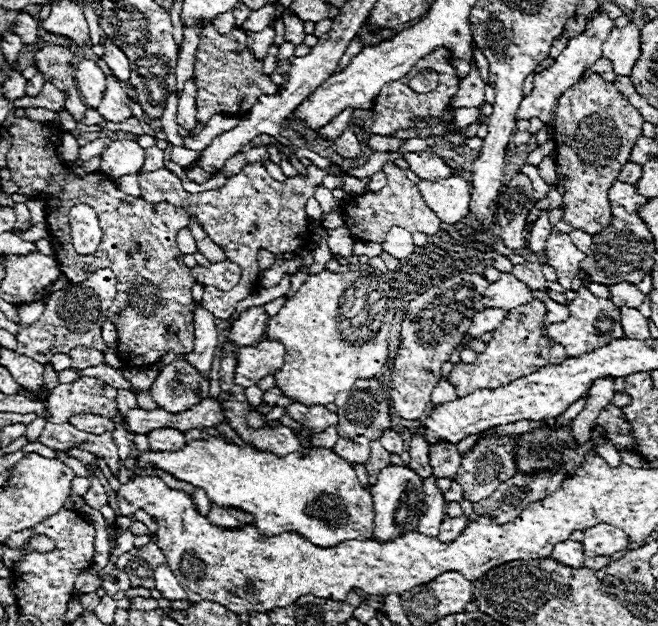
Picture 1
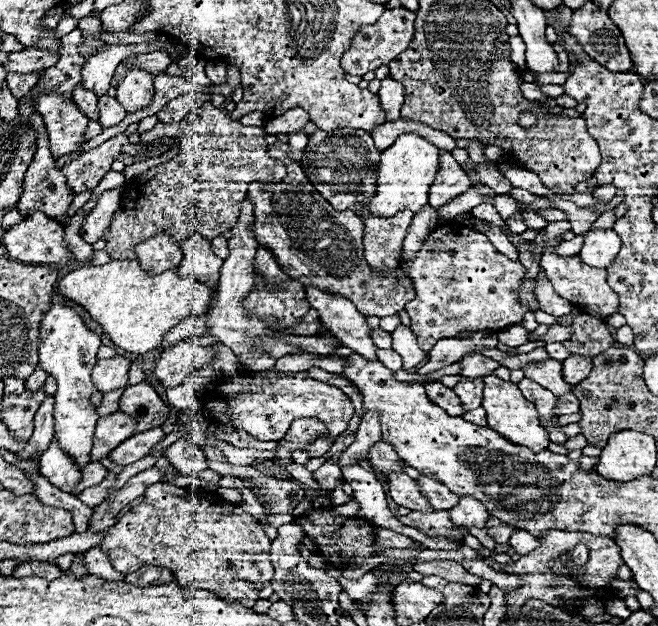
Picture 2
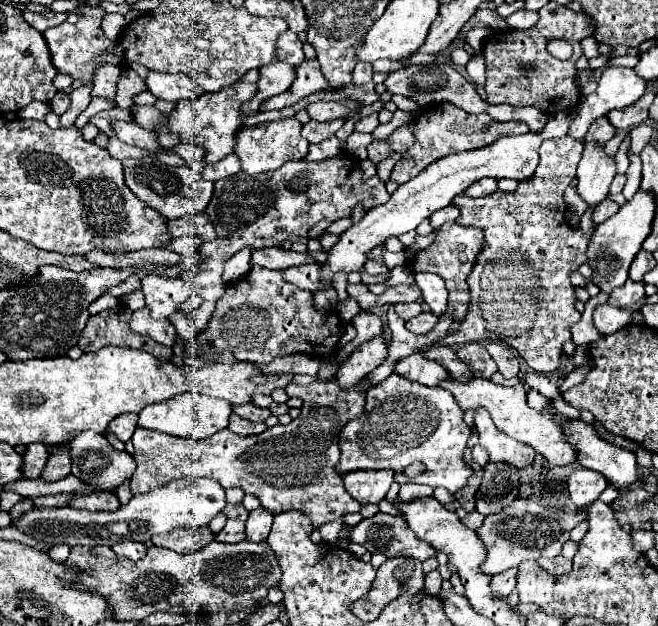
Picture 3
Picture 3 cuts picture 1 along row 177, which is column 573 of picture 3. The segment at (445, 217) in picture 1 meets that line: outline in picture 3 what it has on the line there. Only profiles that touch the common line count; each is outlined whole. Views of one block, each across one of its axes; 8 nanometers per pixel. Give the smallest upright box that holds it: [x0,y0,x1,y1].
[440,376,576,466]

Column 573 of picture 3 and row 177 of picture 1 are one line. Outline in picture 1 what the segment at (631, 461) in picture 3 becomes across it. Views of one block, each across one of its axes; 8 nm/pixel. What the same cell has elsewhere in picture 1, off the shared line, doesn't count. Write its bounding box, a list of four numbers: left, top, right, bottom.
[404,152,452,178]

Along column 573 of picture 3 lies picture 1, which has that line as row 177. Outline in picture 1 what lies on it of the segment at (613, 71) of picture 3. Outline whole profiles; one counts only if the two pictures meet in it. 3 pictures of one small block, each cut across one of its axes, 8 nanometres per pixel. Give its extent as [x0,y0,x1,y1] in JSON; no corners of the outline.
[114,174,140,198]

